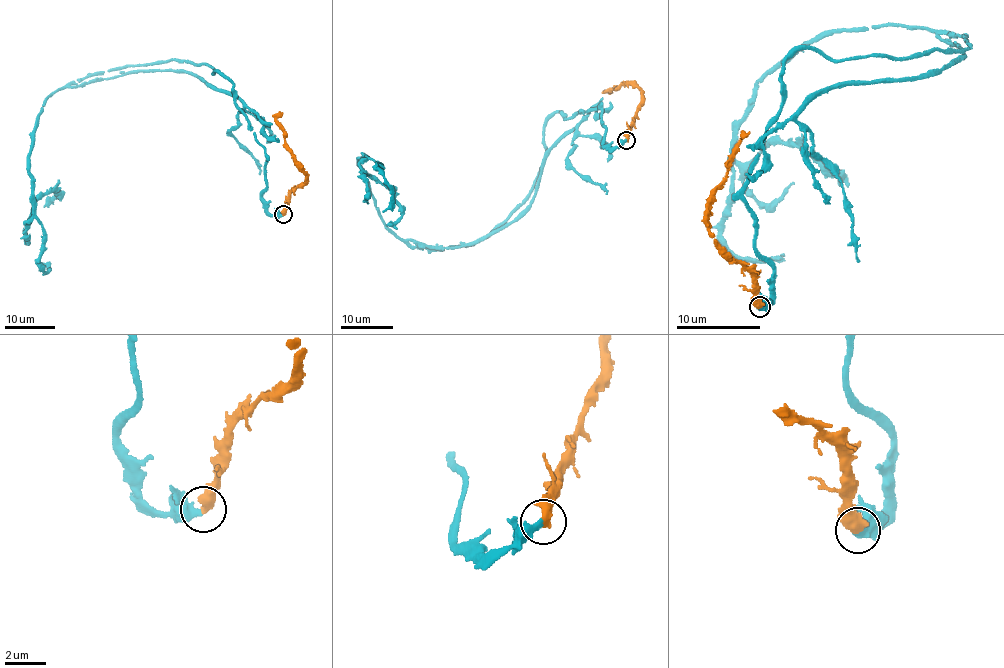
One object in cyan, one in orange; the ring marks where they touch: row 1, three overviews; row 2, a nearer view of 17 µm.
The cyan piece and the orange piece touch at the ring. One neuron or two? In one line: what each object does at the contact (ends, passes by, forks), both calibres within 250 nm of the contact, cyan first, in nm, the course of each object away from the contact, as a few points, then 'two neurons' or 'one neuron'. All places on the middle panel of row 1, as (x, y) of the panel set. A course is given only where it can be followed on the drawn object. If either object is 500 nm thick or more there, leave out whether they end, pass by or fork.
480/550 nm | cyan via (626, 140), (559, 111), (529, 197), (447, 247), (386, 226), (360, 158), (387, 225) | orange via (626, 140), (642, 103), (642, 92), (626, 82), (606, 91), (612, 92) | one neuron

